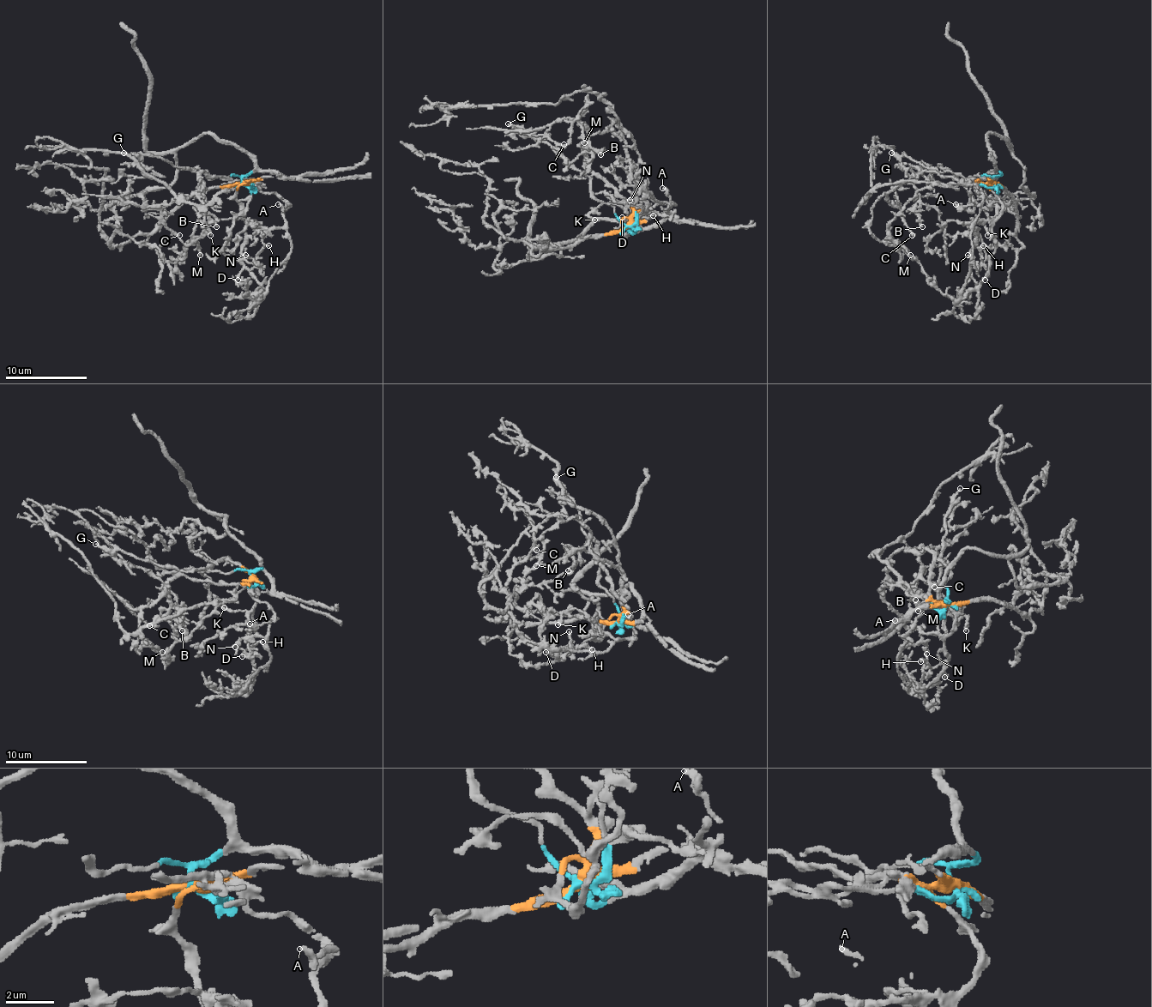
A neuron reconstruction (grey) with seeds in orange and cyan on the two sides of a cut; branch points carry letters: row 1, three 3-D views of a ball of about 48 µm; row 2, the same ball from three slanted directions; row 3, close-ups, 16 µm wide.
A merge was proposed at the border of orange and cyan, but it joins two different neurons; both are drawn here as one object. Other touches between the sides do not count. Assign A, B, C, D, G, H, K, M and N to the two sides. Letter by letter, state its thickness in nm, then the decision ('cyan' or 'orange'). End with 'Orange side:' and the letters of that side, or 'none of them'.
A: calibre 300 nm; cyan
B: calibre 240 nm; orange
C: calibre 280 nm; orange
D: calibre 280 nm; orange
G: calibre 200 nm; cyan
H: calibre 200 nm; orange
K: calibre 280 nm; orange
M: calibre 120 nm; orange
N: calibre 200 nm; orange
Orange side: B, C, D, H, K, M, N

